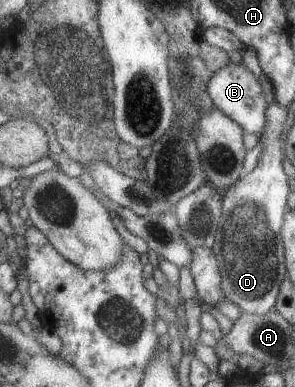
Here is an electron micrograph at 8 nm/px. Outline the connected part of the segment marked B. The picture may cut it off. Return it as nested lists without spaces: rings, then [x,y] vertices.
[[[229,61],[218,72],[214,72],[212,78],[208,80],[206,92],[208,92],[207,96],[212,101],[214,108],[238,124],[244,133],[258,136],[262,132],[262,128],[266,124],[267,103],[264,101],[264,94],[262,94],[259,81],[254,78],[244,64],[232,64]]]

